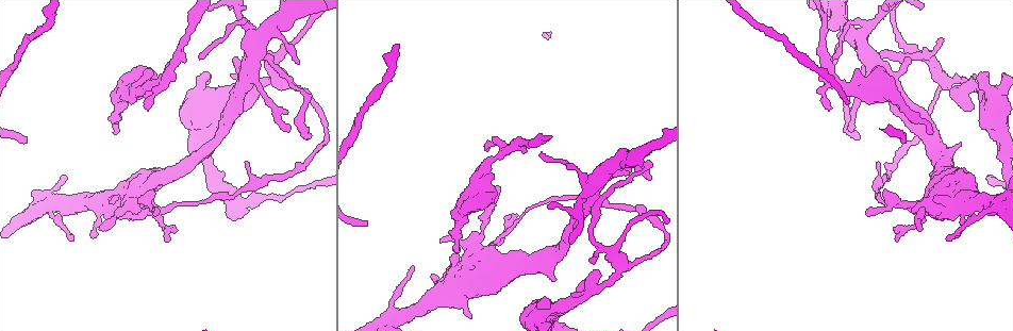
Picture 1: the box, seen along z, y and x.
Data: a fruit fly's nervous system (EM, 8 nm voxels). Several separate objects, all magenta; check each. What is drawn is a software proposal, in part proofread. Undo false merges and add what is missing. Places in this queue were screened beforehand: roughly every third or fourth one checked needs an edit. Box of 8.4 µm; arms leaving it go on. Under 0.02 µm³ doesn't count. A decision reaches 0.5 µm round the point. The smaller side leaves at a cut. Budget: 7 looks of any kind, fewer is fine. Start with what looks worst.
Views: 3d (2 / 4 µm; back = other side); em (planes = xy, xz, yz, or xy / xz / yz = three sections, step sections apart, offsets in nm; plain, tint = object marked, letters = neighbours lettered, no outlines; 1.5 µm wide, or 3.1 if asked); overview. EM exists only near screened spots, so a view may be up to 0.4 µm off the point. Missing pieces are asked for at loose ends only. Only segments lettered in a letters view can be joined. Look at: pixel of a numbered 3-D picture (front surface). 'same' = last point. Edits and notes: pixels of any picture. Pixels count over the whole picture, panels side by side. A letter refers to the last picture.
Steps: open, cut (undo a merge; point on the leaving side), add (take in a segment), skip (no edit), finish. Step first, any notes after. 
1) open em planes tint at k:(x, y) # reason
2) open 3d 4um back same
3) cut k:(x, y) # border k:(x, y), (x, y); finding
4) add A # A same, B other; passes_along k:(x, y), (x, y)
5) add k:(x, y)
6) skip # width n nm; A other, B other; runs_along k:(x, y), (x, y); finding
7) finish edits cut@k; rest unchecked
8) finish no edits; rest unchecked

open em planes letters at 1:(457, 250) # free end

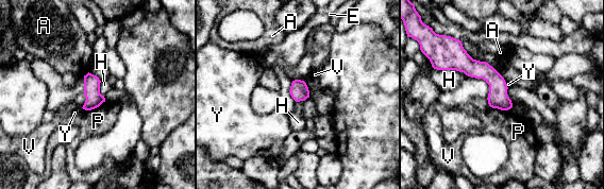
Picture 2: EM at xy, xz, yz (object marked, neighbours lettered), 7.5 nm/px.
skip # longest_contact H 280 nm; A other, E other, H other, P other, V other, Y other; border 2:(434, 68), (458, 70), (468, 75); no lettered segment goes on from it

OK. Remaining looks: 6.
open 3d 4um at 1:(488, 149) # branch stops here

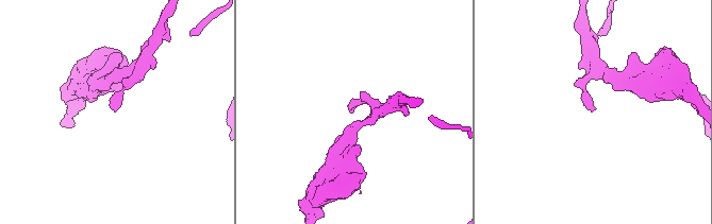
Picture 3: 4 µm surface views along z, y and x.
open em xz step 8 tint at 3:(113, 109) # shape alone is not enough

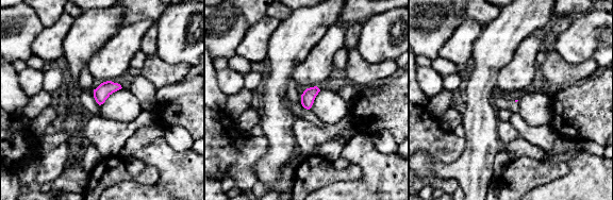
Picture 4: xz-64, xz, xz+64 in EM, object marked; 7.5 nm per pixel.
open em planes letters same # cut it another way

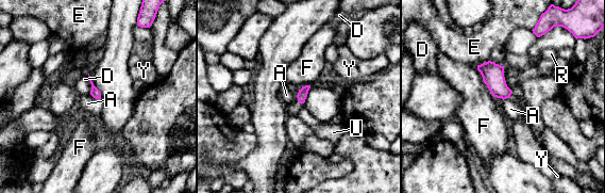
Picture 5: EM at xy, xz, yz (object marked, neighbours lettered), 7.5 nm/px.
skip # A other, D other, E other, F other, R other, U other, Y other; no lettered segment goes on from it

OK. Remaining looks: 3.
open em xz step 8 letters at 1:(607, 208)

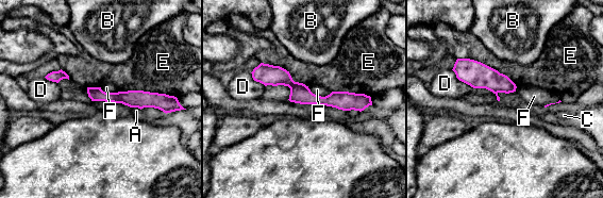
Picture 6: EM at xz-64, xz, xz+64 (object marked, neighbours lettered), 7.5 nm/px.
cut 6:(298, 95) # A other, B other, C other, D other, E other, F other; part_leaving 6:(89, 89), (165, 105); two neurons meet here

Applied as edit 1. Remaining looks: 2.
finish edits cut@6; rest unchecked

